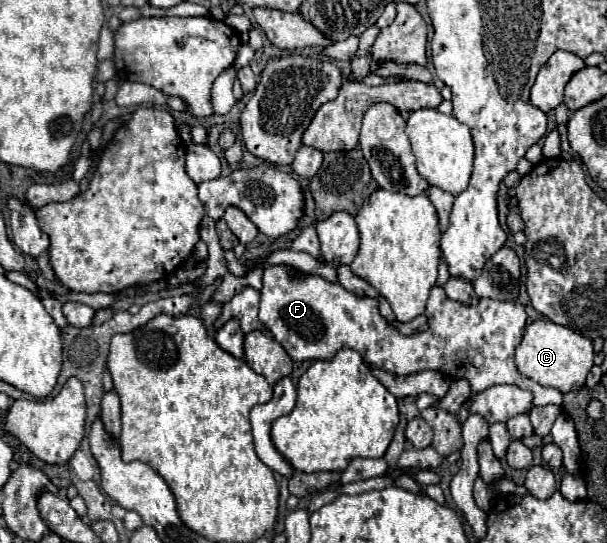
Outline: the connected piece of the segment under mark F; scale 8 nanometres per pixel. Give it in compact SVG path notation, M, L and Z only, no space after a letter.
M269 265L263 269L263 287L261 287L261 303L259 303L259 321L273 333L275 341L279 341L285 351L295 361L329 361L335 357L339 349L353 349L357 351L367 365L383 367L385 371L391 371L393 375L413 375L421 373L425 369L439 371L453 379L467 379L471 383L473 394L485 391L491 385L497 383L513 383L517 387L533 391L535 399L533 405L561 405L563 393L553 387L541 387L539 383L527 379L521 375L515 367L515 349L523 339L525 333L525 307L519 303L507 303L507 301L493 301L493 299L481 299L479 305L463 305L457 301L451 301L441 287L433 287L429 301L427 301L427 319L429 329L421 331L419 335L399 335L393 327L387 327L387 321L379 315L377 301L371 297L357 297L355 293L345 291L339 283L325 281L319 275L297 271L291 265Z

